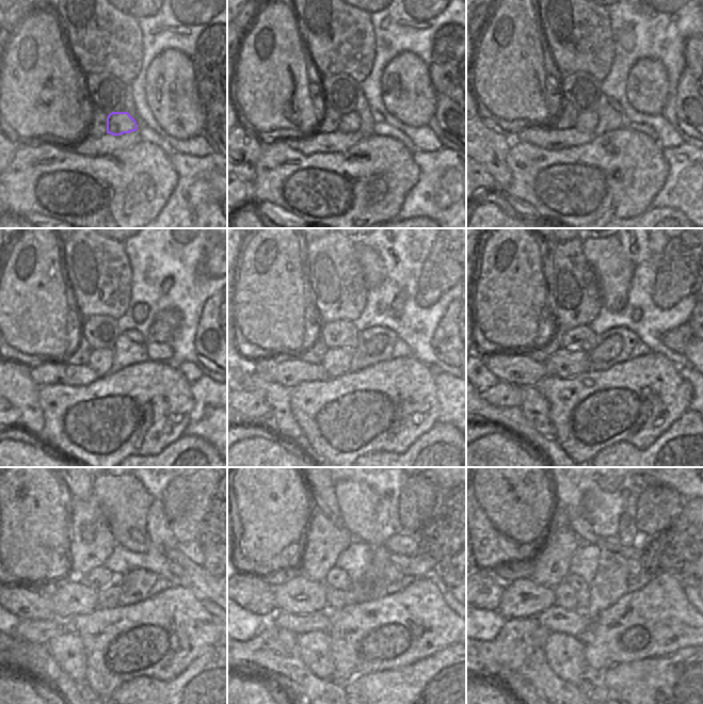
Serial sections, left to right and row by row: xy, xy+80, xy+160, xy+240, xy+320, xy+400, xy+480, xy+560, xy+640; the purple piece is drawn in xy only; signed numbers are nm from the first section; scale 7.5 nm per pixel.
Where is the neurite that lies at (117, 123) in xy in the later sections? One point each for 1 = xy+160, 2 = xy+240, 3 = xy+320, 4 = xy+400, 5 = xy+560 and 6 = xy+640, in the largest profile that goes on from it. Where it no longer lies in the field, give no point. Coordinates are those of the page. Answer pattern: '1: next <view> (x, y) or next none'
1: next xy+160 (587, 121)
2: next xy+240 (100, 361)
3: next xy+320 (336, 362)
4: next xy+400 (564, 363)
5: next xy+560 (299, 595)
6: next xy+640 (522, 598)

